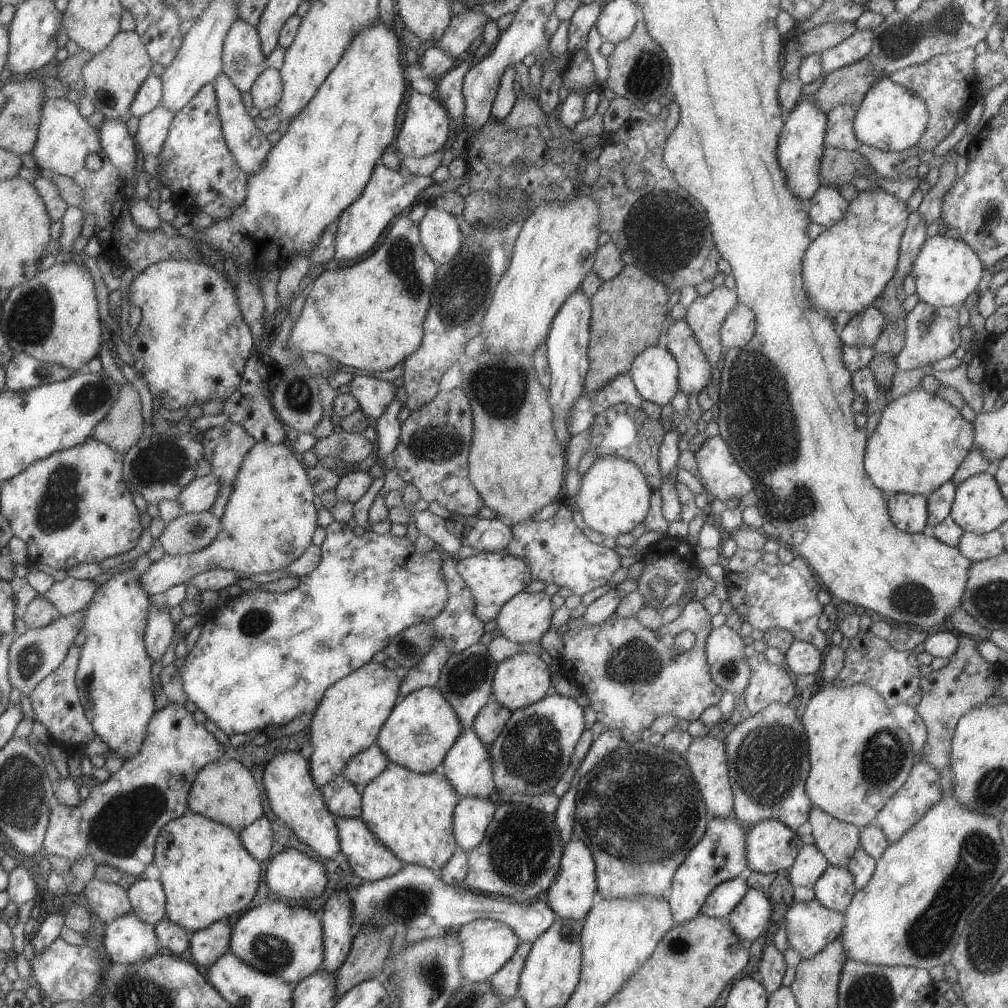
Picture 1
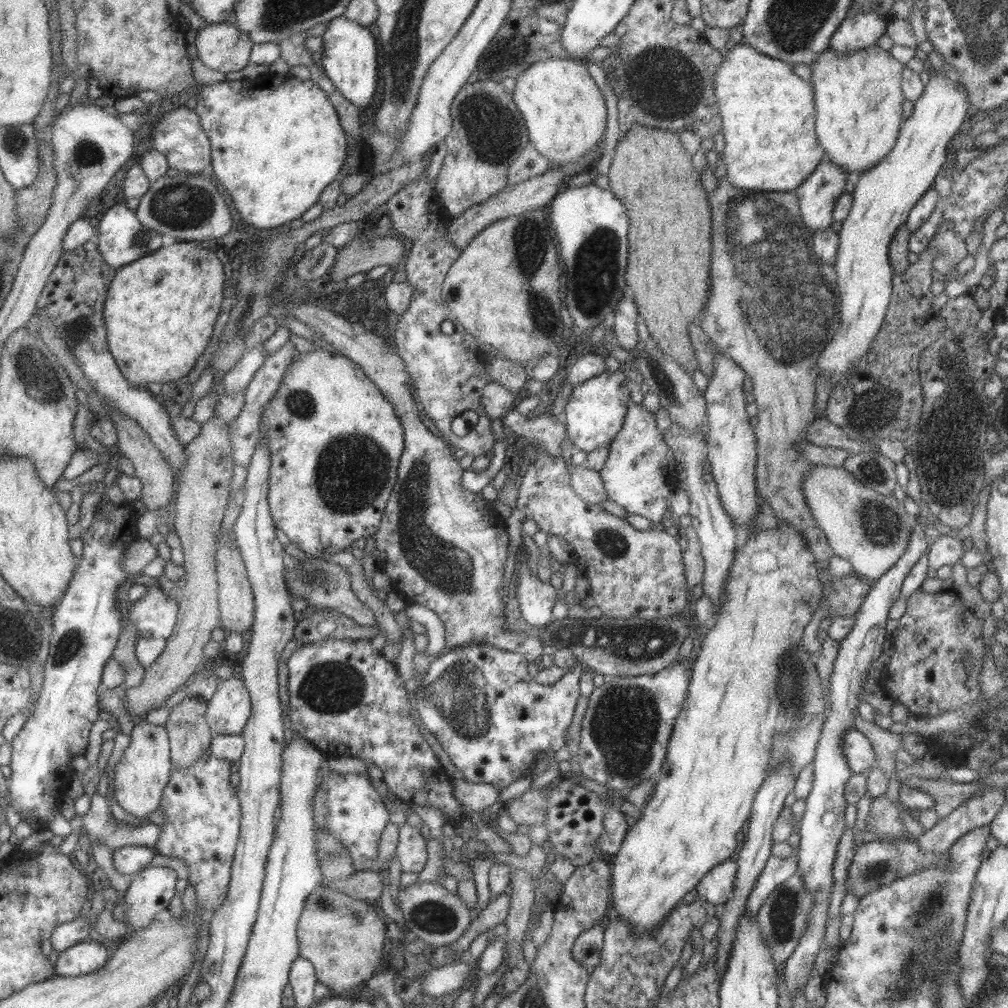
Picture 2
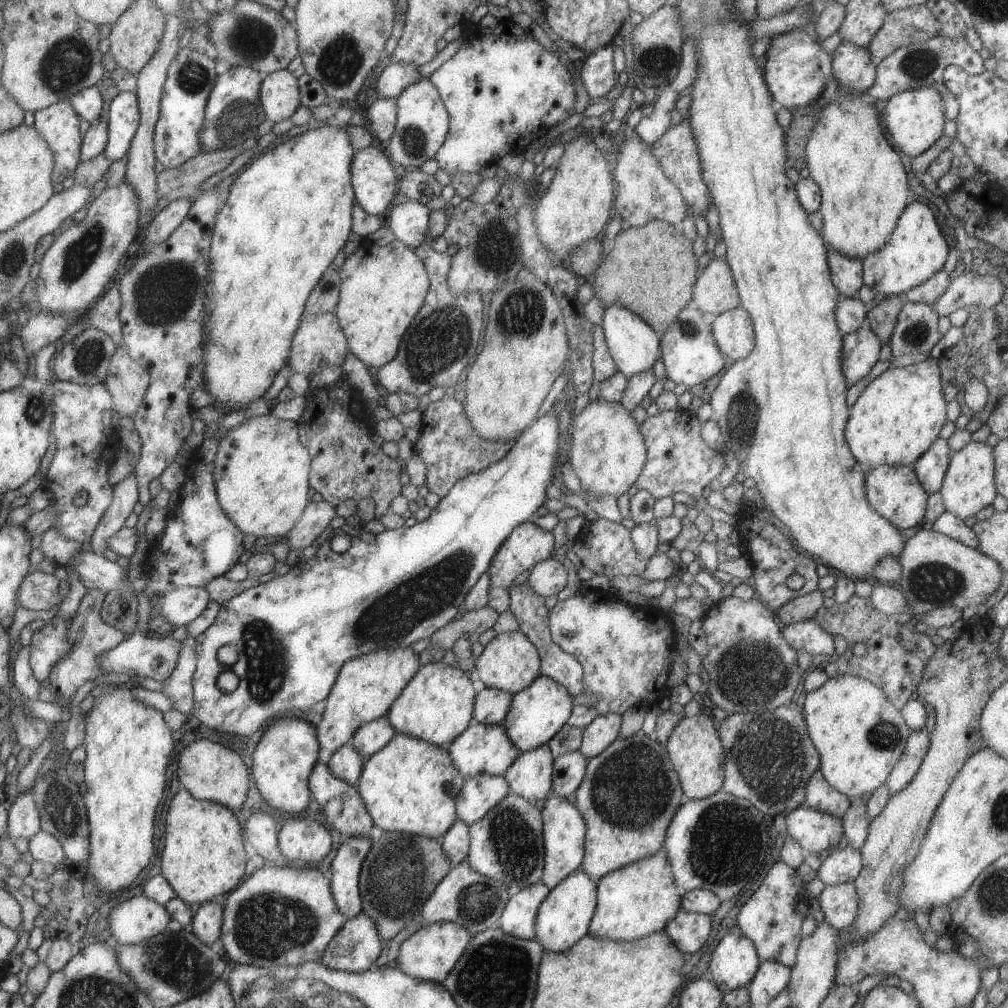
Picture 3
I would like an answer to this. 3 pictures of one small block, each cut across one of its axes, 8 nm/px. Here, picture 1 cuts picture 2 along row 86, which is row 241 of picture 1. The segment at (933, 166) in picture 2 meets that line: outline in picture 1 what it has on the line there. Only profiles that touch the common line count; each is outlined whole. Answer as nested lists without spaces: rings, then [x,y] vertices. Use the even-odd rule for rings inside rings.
[[[942,231],[927,238],[911,266],[910,275],[915,278],[915,292],[919,301],[934,308],[957,307],[967,295],[977,291],[977,285],[983,276],[983,264],[975,252],[960,239],[952,240],[942,235]]]

